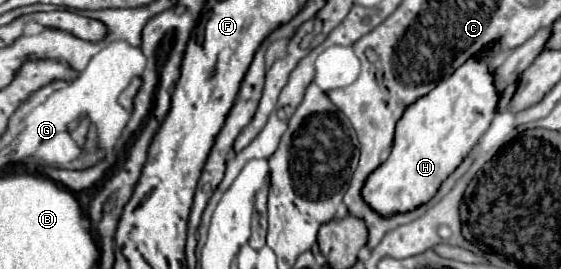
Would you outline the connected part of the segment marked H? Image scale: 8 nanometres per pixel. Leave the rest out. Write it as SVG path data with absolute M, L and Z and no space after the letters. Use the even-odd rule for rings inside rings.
M468 59L448 79L440 81L430 93L420 97L416 103L412 103L404 111L400 121L396 123L390 157L368 175L364 187L362 187L364 203L370 209L378 211L378 215L406 213L406 211L414 211L420 205L428 203L436 195L442 181L446 181L446 177L462 163L462 159L472 151L476 141L490 127L490 121L496 115L496 103L498 103L498 91L492 81L494 81L494 75L488 71L486 61Z

